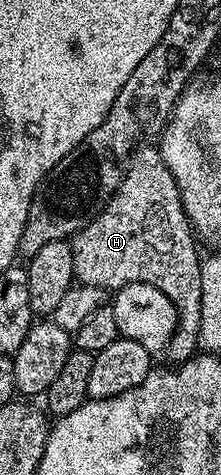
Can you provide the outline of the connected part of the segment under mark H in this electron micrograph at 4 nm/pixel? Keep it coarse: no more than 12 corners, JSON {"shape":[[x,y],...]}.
{"shape":[[158,148],[70,238],[75,281],[149,283],[179,318],[165,357],[196,356],[201,253]]}

